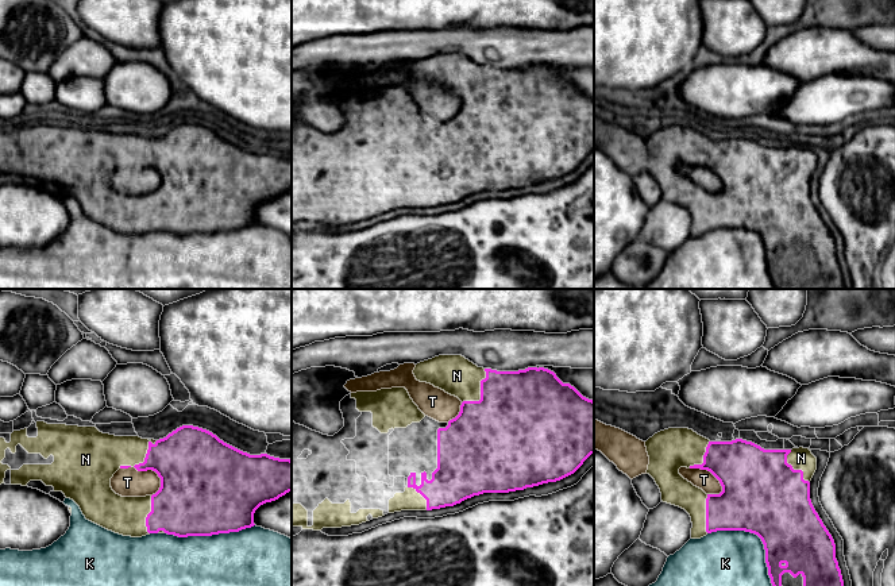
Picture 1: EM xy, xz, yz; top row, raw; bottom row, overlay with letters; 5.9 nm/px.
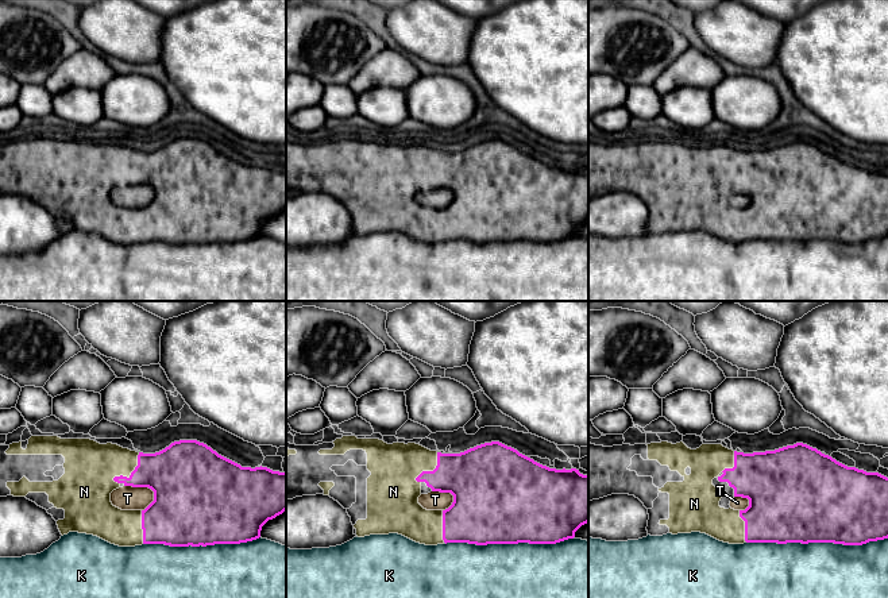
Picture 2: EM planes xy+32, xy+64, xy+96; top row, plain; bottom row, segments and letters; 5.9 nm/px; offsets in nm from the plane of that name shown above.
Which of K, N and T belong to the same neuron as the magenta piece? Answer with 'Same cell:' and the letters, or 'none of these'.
Same cell: N

